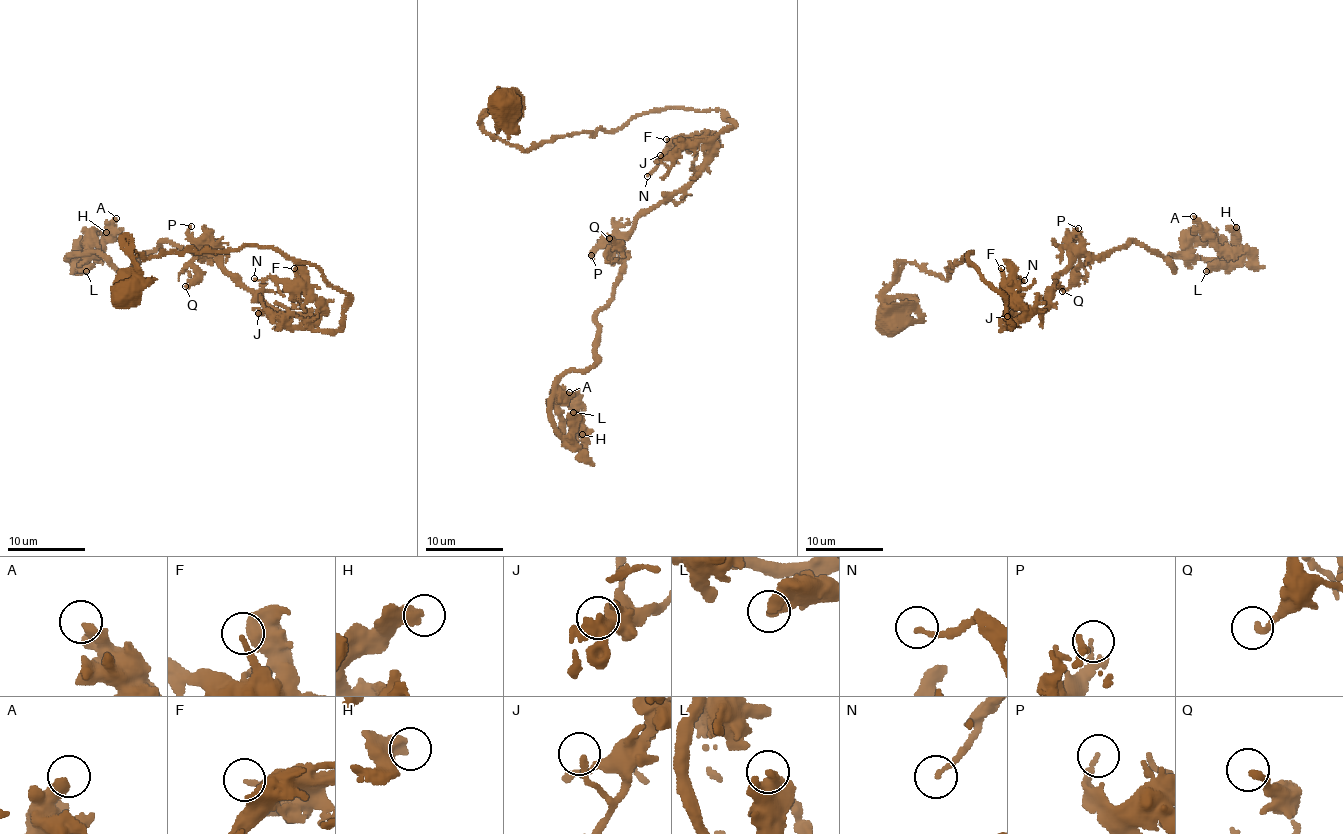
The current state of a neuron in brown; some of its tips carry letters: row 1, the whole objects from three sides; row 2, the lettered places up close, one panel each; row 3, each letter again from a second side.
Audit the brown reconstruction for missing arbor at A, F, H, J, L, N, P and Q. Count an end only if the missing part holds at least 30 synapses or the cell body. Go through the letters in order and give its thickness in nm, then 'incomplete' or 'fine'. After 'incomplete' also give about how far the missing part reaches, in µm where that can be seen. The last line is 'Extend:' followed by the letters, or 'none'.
A: calibre 380 nm; fine
F: calibre 190 nm; fine
H: calibre 460 nm; fine
J: calibre 200 nm; fine
L: calibre 360 nm; fine
N: calibre 180 nm; fine
P: calibre 200 nm; fine
Q: calibre 240 nm; fine
Extend: none

